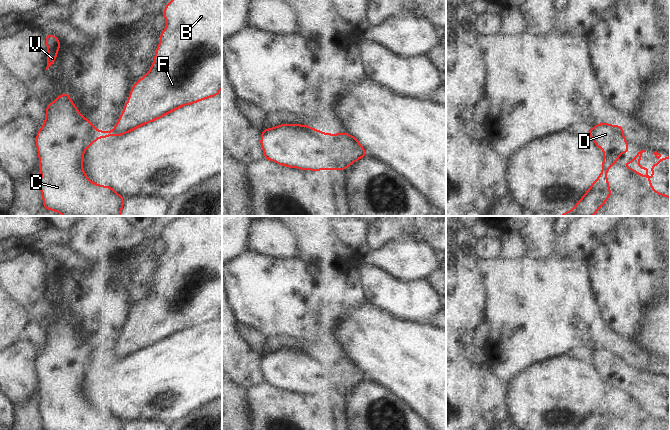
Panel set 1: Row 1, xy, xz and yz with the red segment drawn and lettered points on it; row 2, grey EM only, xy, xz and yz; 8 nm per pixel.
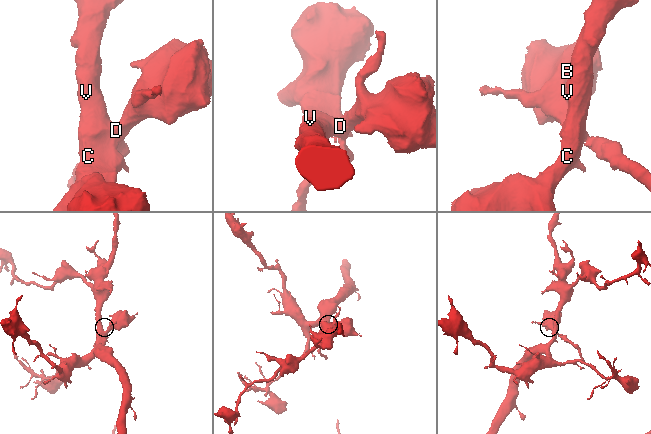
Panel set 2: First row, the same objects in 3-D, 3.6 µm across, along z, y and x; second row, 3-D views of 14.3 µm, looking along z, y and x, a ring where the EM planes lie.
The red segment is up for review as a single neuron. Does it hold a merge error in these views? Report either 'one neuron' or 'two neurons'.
two neurons

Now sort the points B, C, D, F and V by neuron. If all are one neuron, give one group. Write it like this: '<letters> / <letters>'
B D F / C V

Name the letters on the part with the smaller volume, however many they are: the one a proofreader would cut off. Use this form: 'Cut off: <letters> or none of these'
Cut off: B, D, F

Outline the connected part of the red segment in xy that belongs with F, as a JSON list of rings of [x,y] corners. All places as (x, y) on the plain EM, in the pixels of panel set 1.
[[[179,216],[164,232],[163,240],[166,244],[166,252],[160,256],[160,264],[155,274],[154,286],[146,299],[141,301],[131,312],[124,334],[111,354],[112,360],[122,360],[139,351],[151,347],[167,338],[185,330],[192,329],[204,323],[209,323],[220,318],[222,312],[222,216]]]

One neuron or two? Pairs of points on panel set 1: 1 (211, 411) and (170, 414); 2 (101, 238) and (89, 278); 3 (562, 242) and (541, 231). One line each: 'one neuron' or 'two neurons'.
1: two neurons
2: two neurons
3: two neurons

